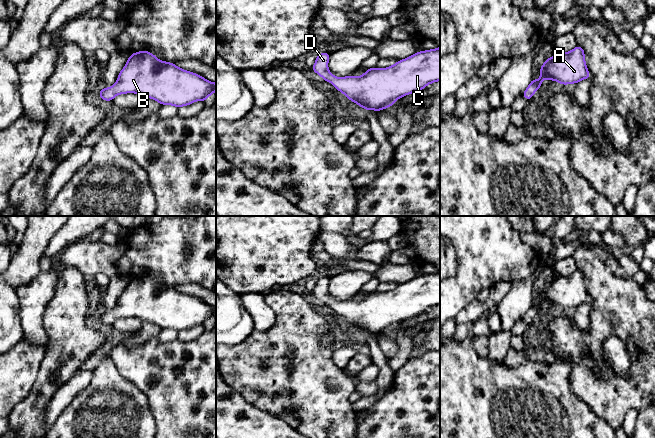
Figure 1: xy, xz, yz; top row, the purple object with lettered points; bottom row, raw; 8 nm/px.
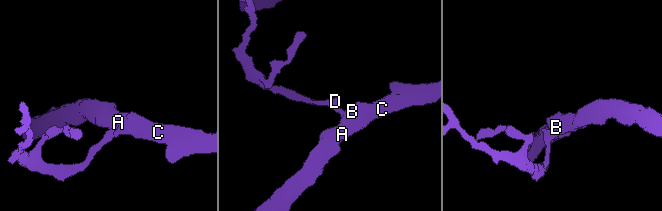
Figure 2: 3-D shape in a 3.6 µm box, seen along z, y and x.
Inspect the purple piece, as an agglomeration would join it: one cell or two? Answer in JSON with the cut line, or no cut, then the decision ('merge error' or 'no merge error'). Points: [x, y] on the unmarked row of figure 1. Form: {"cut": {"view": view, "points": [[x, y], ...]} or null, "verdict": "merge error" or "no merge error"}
{"cut": null, "verdict": "no merge error"}

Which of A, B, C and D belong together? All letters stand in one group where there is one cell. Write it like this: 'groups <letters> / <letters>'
groups A B C D

